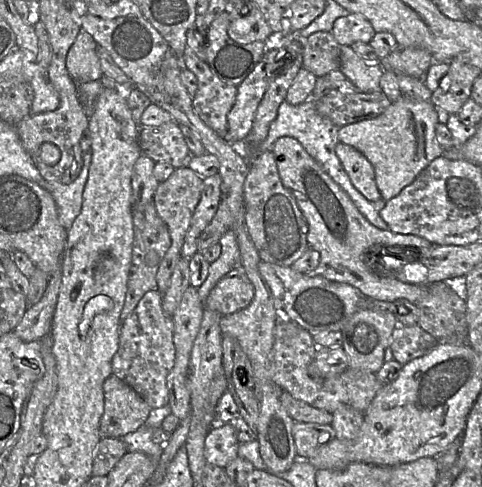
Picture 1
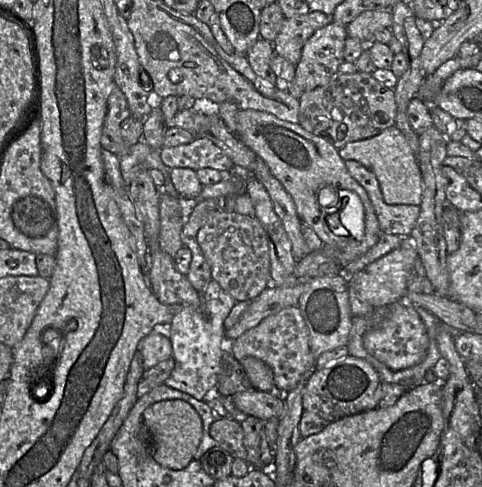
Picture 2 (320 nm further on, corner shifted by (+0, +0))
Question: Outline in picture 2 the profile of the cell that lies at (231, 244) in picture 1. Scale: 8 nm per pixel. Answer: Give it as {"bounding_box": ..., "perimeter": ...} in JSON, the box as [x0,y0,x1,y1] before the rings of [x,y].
{"bounding_box":[160,289,236,401],"perimeter":[[[221,289],[217,298],[203,301],[201,310],[183,307],[160,331],[169,337],[173,348],[174,370],[165,381],[166,386],[202,401],[208,401],[216,394],[222,357],[228,350],[224,320],[235,304],[236,300]]]}

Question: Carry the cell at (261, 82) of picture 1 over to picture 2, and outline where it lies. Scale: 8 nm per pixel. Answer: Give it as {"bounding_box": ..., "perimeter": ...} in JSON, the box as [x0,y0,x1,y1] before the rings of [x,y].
{"bounding_box":[285,20,347,100],"perimeter":[[[332,20],[328,25],[317,29],[303,46],[301,58],[295,66],[295,77],[292,82],[287,83],[285,90],[300,100],[304,93],[326,84],[338,73],[340,64],[344,62],[343,52],[347,37],[346,25]]]}

